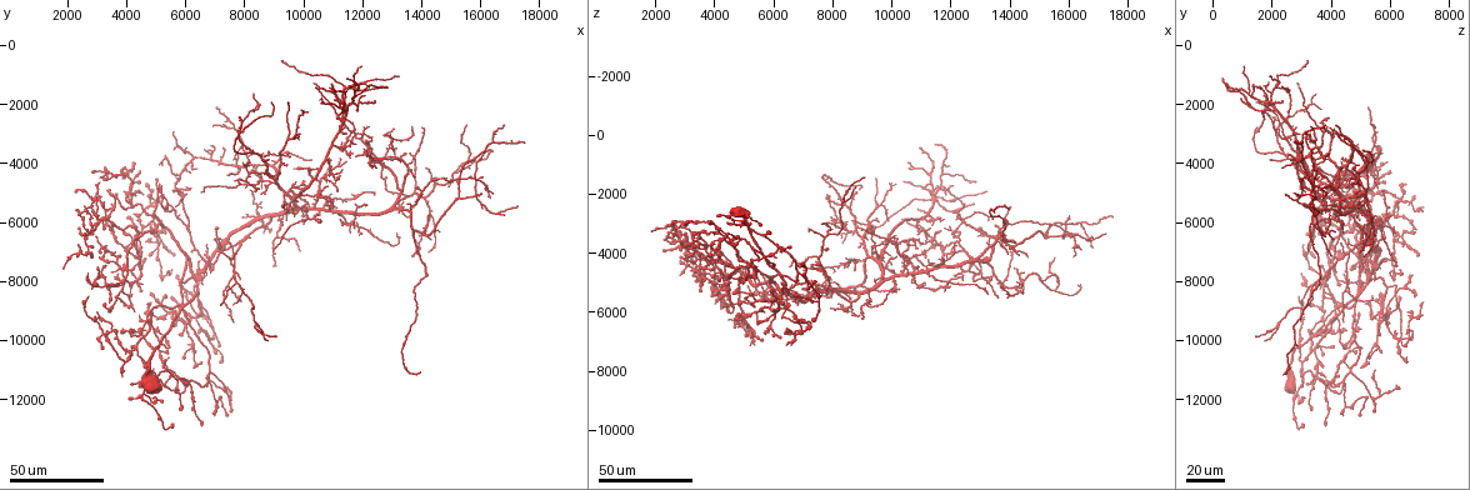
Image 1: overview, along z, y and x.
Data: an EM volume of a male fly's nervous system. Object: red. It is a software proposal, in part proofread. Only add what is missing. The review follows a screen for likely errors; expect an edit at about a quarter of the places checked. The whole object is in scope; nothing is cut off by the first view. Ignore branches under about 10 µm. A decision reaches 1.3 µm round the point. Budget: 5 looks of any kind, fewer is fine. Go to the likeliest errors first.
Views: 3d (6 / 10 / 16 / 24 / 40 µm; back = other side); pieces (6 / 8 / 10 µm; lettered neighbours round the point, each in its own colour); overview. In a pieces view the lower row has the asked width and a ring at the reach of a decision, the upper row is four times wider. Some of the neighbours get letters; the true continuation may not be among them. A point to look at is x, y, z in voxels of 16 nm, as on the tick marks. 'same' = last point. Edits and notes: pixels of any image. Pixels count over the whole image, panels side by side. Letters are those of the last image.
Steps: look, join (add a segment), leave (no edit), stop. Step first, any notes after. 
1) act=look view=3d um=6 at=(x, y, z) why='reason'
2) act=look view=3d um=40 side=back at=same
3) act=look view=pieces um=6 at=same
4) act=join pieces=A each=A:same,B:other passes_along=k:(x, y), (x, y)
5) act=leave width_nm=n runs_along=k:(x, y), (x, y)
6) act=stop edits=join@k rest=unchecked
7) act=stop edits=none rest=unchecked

act=look view=3d um=40 at=(12700, 1500, 2400) why='an open end'

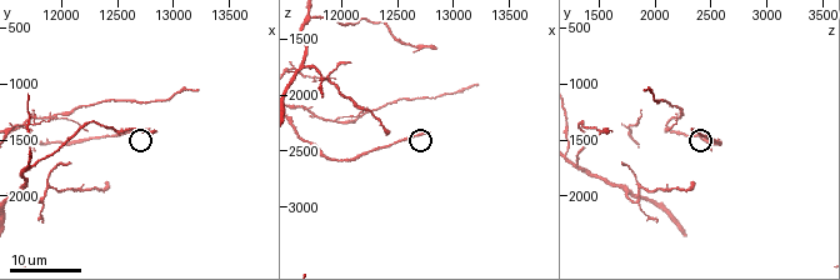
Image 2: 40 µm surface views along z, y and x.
act=look view=pieces um=6 at=(12800, 1400, 2340) why='what lies round it'

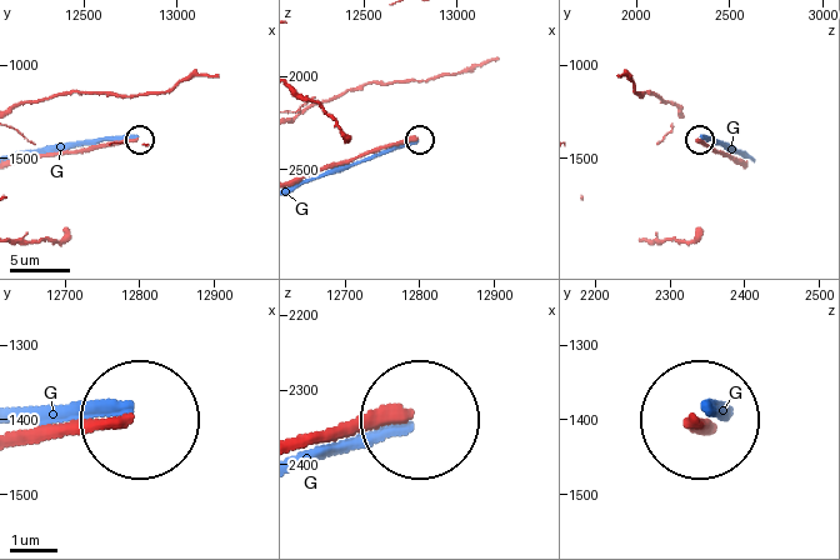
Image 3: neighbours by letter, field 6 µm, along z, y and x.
act=leave each=G:other runs_along=3:(28, 434), (131, 423) found='none of them fits'

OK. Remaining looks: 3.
act=look view=3d um=24 at=(12860, 1440, 1600) why='branch stops here'

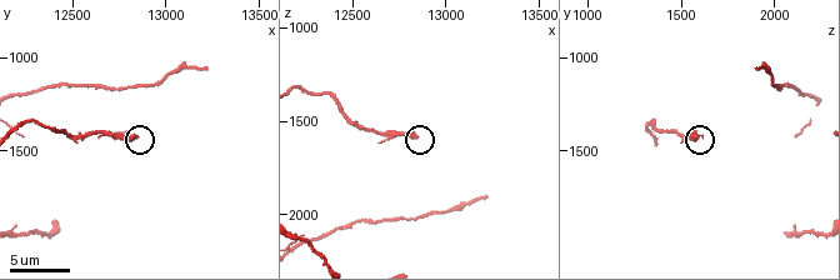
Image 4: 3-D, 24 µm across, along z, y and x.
act=look view=pieces um=10 at=(12840, 1420, 1580)

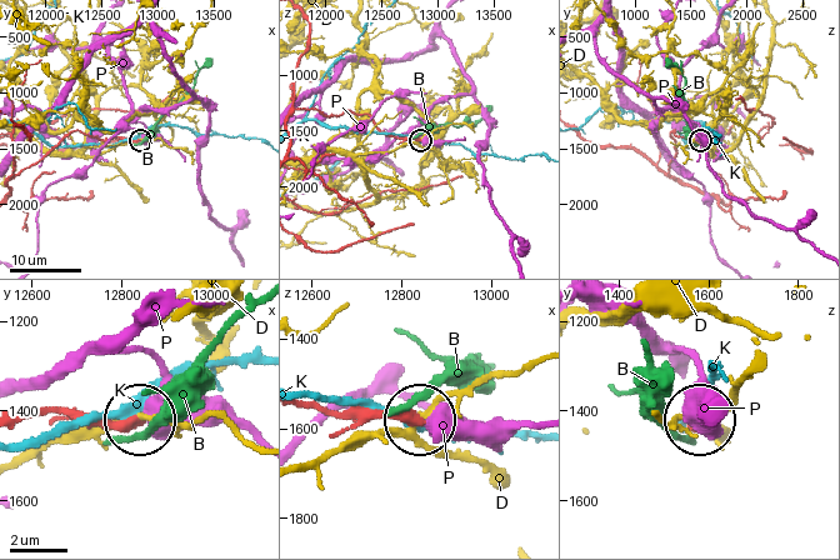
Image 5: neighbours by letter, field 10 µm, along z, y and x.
act=leave each=B:other,D:other,K:other,P:other found='no lettered segment goes on from it'

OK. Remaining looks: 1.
act=stop edits=none rest=unchecked

